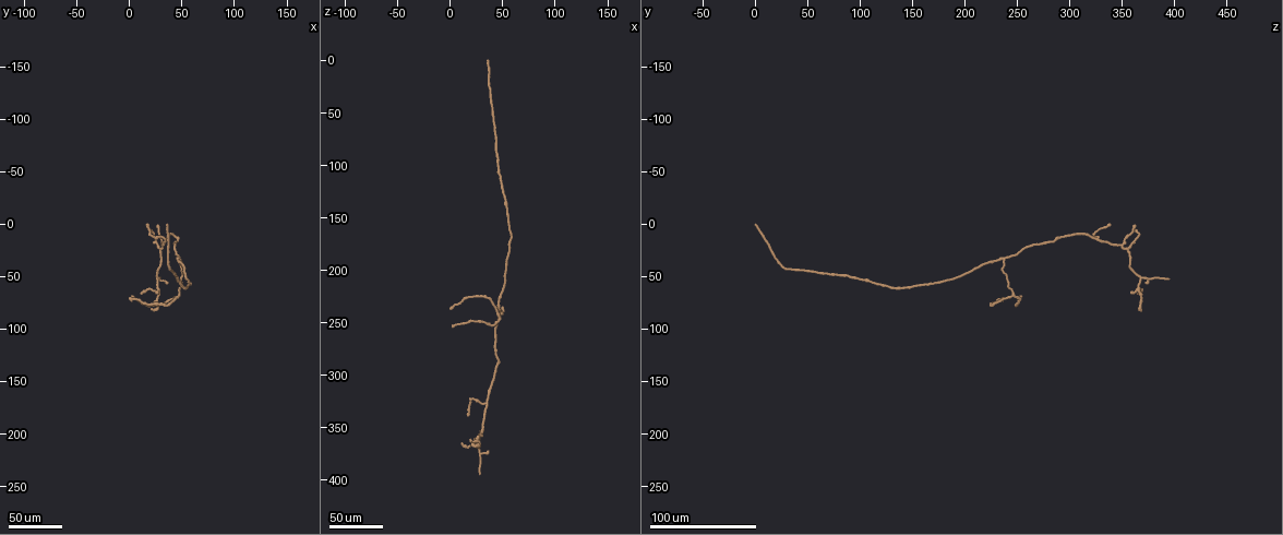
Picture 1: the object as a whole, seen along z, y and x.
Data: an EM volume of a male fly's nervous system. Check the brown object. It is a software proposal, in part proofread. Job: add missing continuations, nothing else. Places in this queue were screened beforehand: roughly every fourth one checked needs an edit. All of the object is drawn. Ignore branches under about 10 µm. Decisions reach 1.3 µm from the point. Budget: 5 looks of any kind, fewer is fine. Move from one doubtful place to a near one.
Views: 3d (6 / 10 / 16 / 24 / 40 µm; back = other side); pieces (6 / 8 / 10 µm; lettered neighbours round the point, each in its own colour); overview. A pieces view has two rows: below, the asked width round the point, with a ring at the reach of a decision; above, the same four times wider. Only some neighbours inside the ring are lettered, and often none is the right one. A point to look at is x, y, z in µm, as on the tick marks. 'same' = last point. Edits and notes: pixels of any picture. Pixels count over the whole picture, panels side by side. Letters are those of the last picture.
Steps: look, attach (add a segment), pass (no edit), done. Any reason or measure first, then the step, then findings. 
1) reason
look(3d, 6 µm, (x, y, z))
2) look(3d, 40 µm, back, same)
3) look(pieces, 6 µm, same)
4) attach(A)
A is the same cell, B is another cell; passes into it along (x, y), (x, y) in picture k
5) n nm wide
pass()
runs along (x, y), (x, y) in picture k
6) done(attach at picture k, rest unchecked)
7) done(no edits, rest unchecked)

free end
look(3d, 40 µm, (22, 18, 360))

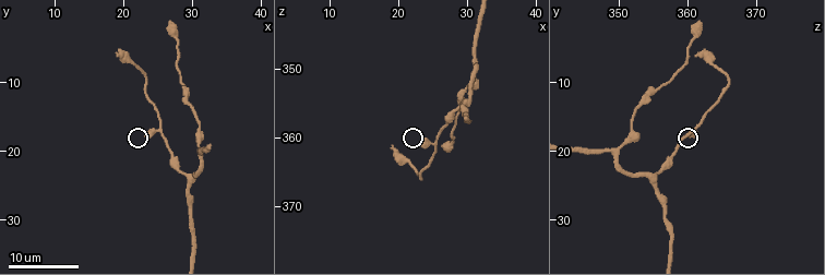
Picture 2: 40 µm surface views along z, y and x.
look(pieces, 10 µm, (23.5, 17.5, 361.0))

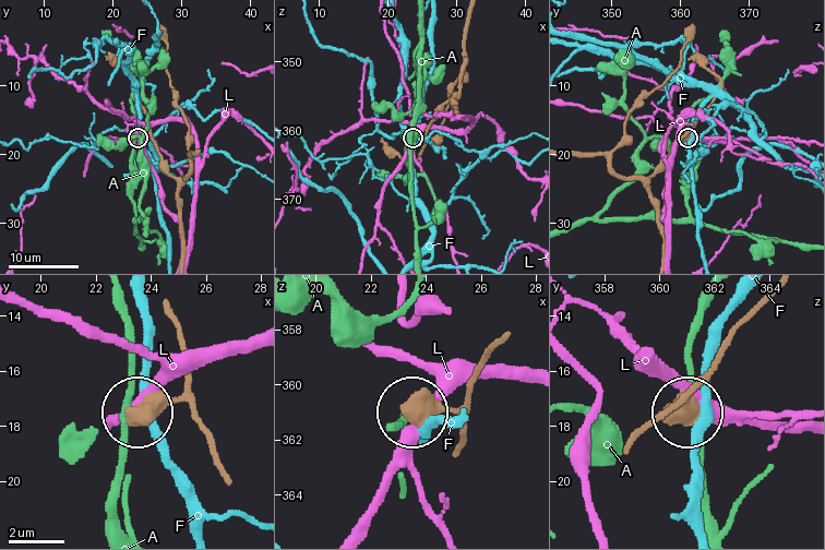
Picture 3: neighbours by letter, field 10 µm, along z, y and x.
pass()
A, F and L are other cells; runs along (217, 455), (184, 402), (156, 399), (138, 410) in picture 3; none of them fits

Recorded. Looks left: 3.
an open end
look(3d, 24 µm, (28, 54, 396))

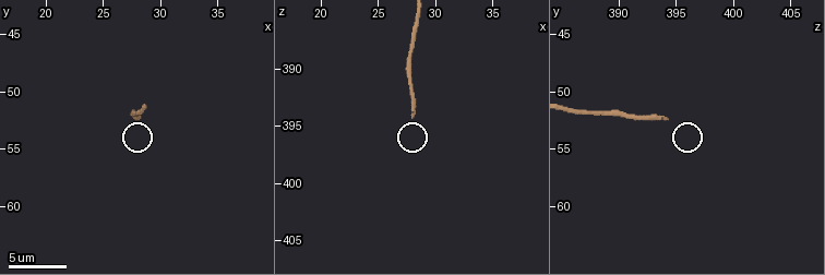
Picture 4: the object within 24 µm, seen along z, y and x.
look(pieces, 8 µm, (28.0, 52.4, 394.0))

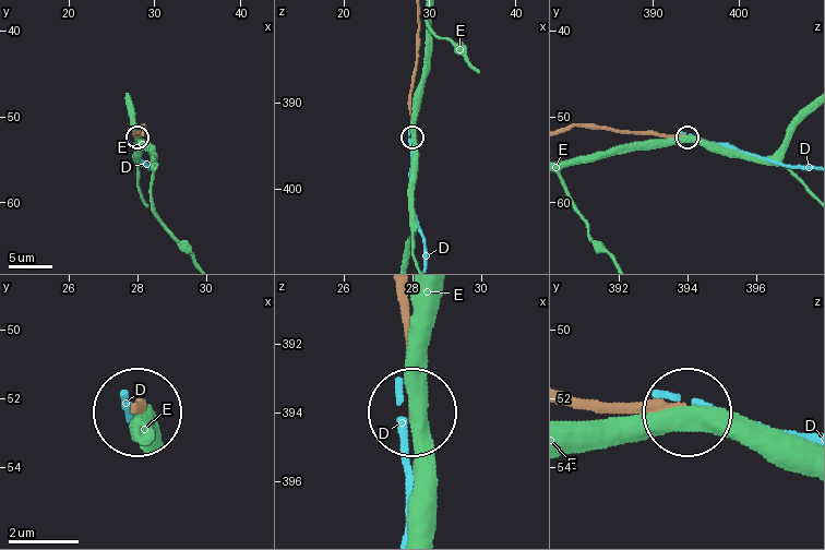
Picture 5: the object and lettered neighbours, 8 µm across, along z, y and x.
pass()
D and E are other cells; no lettered segment goes on from it

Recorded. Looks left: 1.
done(no edits, rest unchecked)

